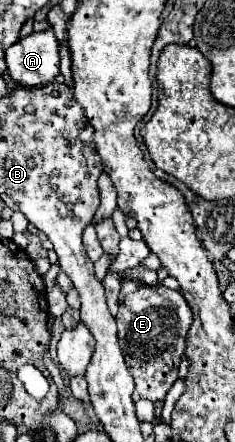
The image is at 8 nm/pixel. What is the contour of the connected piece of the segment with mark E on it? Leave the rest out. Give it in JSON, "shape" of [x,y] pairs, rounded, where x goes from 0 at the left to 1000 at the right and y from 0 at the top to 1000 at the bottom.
{"shape":[[[519,631],[502,690],[502,771],[579,871],[562,903],[630,903],[647,912],[698,907],[706,889],[757,857],[757,826],[791,790],[800,744],[817,735],[817,699],[766,658],[706,654],[689,640],[638,649],[587,631]]]}

